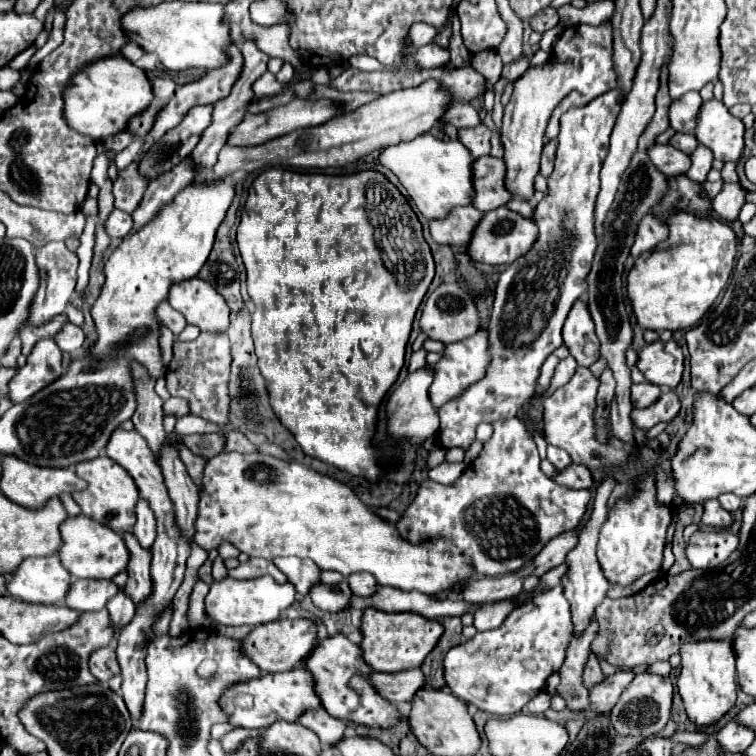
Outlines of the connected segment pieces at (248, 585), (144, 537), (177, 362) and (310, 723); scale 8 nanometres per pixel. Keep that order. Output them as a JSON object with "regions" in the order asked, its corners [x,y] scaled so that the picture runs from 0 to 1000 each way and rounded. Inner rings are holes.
{"regions":[[[[358,761],[351,763],[340,763],[340,766],[308,766],[308,763],[298,763],[295,769],[282,769],[274,790],[271,790],[271,800],[274,800],[274,813],[292,824],[292,827],[348,827],[348,824],[358,824],[366,821],[372,808],[382,806],[390,798],[390,776],[388,771],[366,771],[364,766],[358,766]]],[[[184,660],[184,665],[181,665],[181,692],[176,697],[176,708],[181,710],[187,724],[200,726],[200,721],[205,716],[205,681],[197,673],[192,660]]],[[[266,440],[258,451],[242,454],[234,451],[229,456],[229,475],[221,488],[221,517],[226,525],[239,525],[247,530],[250,544],[255,549],[269,552],[271,557],[282,557],[287,562],[300,562],[303,557],[303,485],[306,485],[306,467],[303,467],[303,448],[298,440]]],[[[422,938],[422,940],[406,940],[398,954],[396,954],[401,962],[411,964],[414,970],[422,972],[425,983],[433,988],[433,985],[440,985],[440,983],[448,983],[454,975],[456,975],[456,964],[459,964],[459,956],[451,954],[451,951],[443,951],[438,948],[430,938]]]]}

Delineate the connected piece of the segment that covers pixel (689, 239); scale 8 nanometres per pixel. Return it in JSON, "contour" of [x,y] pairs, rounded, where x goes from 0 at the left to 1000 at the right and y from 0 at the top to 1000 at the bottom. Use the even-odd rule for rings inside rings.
{"contour":[[[893,279],[882,290],[882,300],[885,313],[872,321],[866,332],[845,337],[827,372],[843,430],[869,440],[919,433],[962,377],[975,335],[970,303],[948,287],[922,287],[909,279]]]}

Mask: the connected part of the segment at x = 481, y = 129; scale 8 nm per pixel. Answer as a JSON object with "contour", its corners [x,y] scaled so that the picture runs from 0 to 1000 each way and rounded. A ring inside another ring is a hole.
{"contour":[[[636,163],[636,165],[631,165],[631,168],[626,168],[626,171],[607,171],[604,173],[604,181],[607,181],[607,187],[623,200],[623,205],[628,208],[628,210],[634,210],[634,208],[639,208],[639,205],[647,205],[647,200],[649,200],[649,173]]]}

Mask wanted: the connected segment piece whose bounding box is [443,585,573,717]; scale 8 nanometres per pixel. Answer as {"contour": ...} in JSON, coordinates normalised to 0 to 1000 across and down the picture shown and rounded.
{"contour":[[[737,774],[679,806],[660,832],[631,837],[626,845],[597,856],[586,874],[589,903],[607,925],[636,940],[660,948],[681,946],[718,914],[724,896],[742,882],[755,840],[753,795],[745,787],[745,776]]]}

